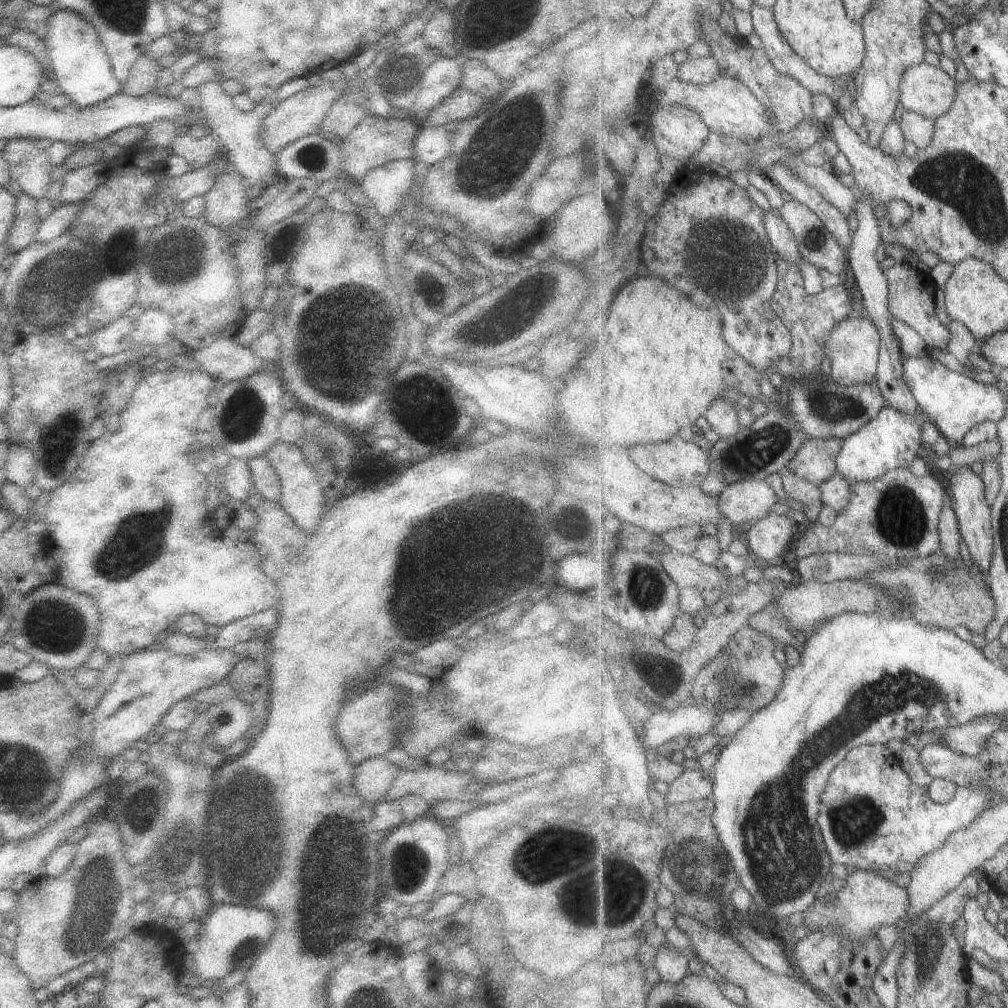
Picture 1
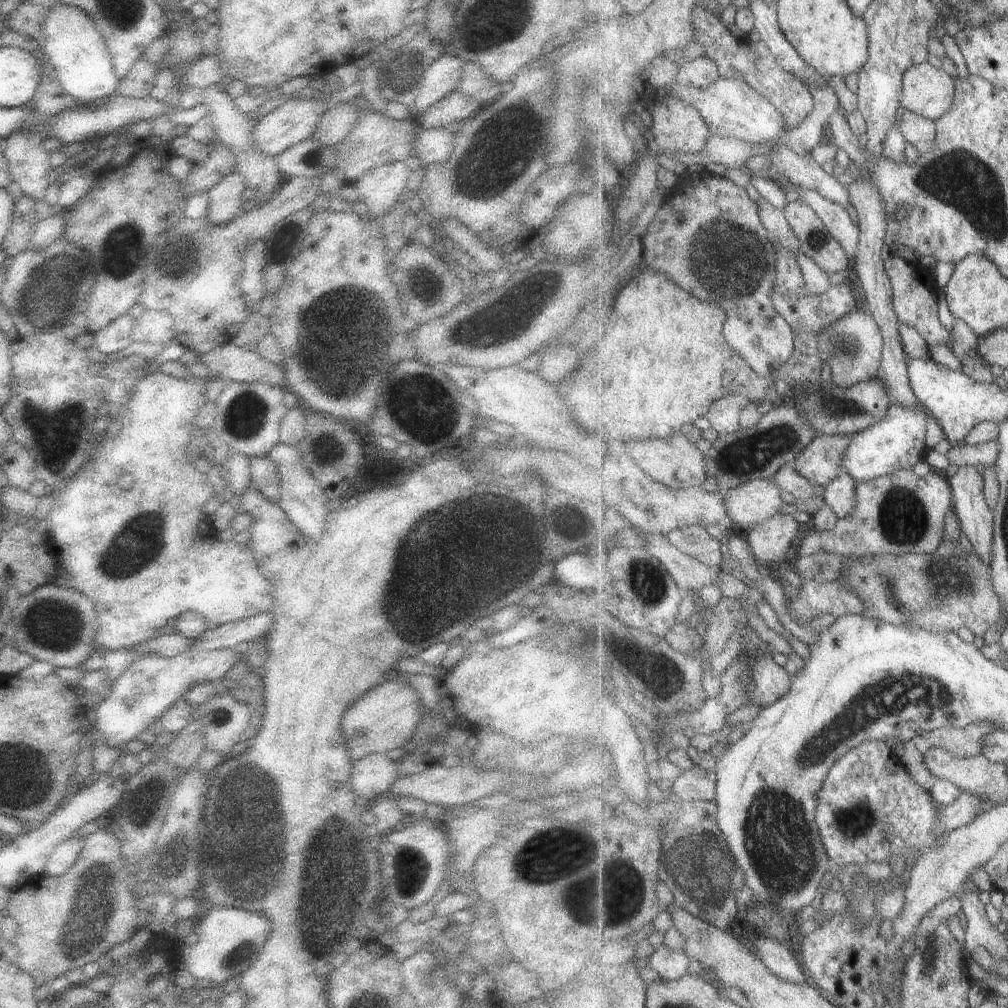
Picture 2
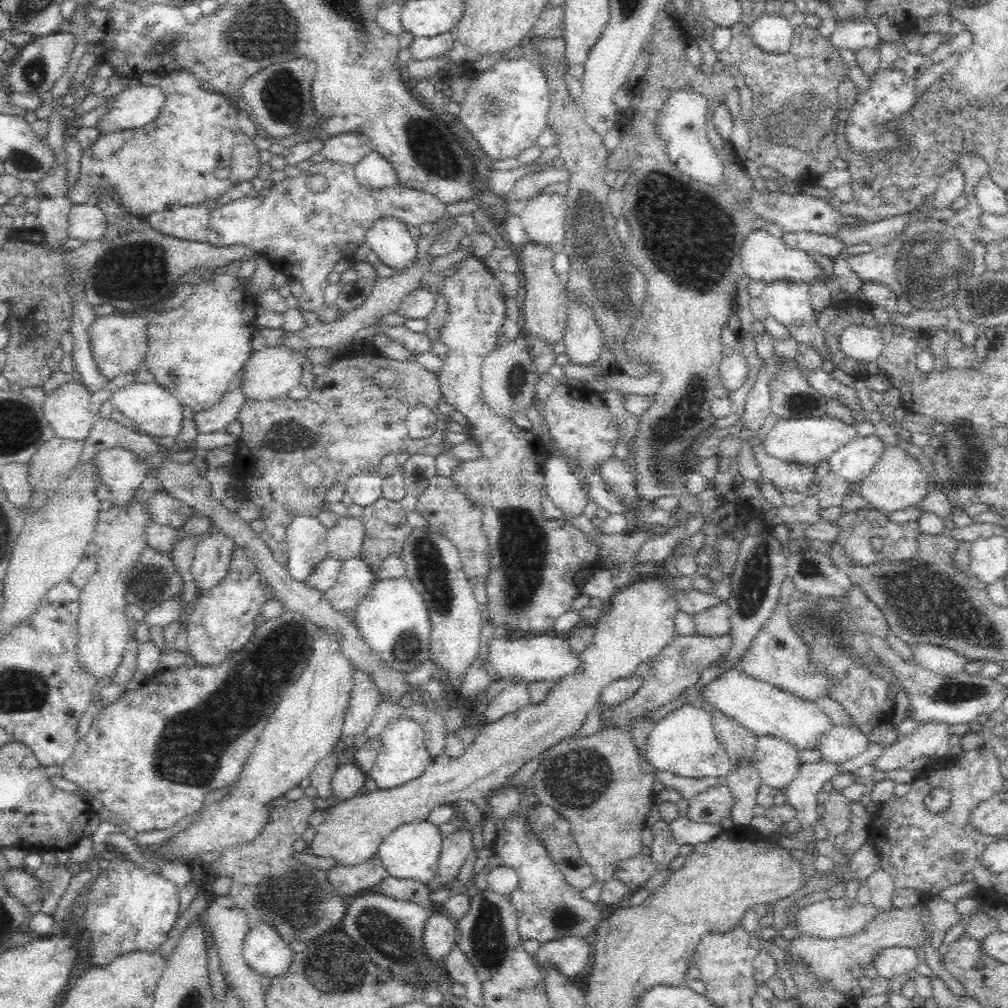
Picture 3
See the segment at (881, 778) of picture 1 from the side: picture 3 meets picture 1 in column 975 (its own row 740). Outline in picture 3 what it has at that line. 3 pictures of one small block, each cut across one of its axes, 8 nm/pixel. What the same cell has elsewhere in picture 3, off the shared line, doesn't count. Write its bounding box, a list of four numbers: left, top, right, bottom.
[694,667,834,752]

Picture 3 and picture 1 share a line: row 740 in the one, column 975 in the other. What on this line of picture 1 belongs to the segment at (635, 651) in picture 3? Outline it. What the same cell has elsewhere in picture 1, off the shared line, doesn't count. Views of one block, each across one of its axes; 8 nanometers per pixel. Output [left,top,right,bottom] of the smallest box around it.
[947,467,995,584]

